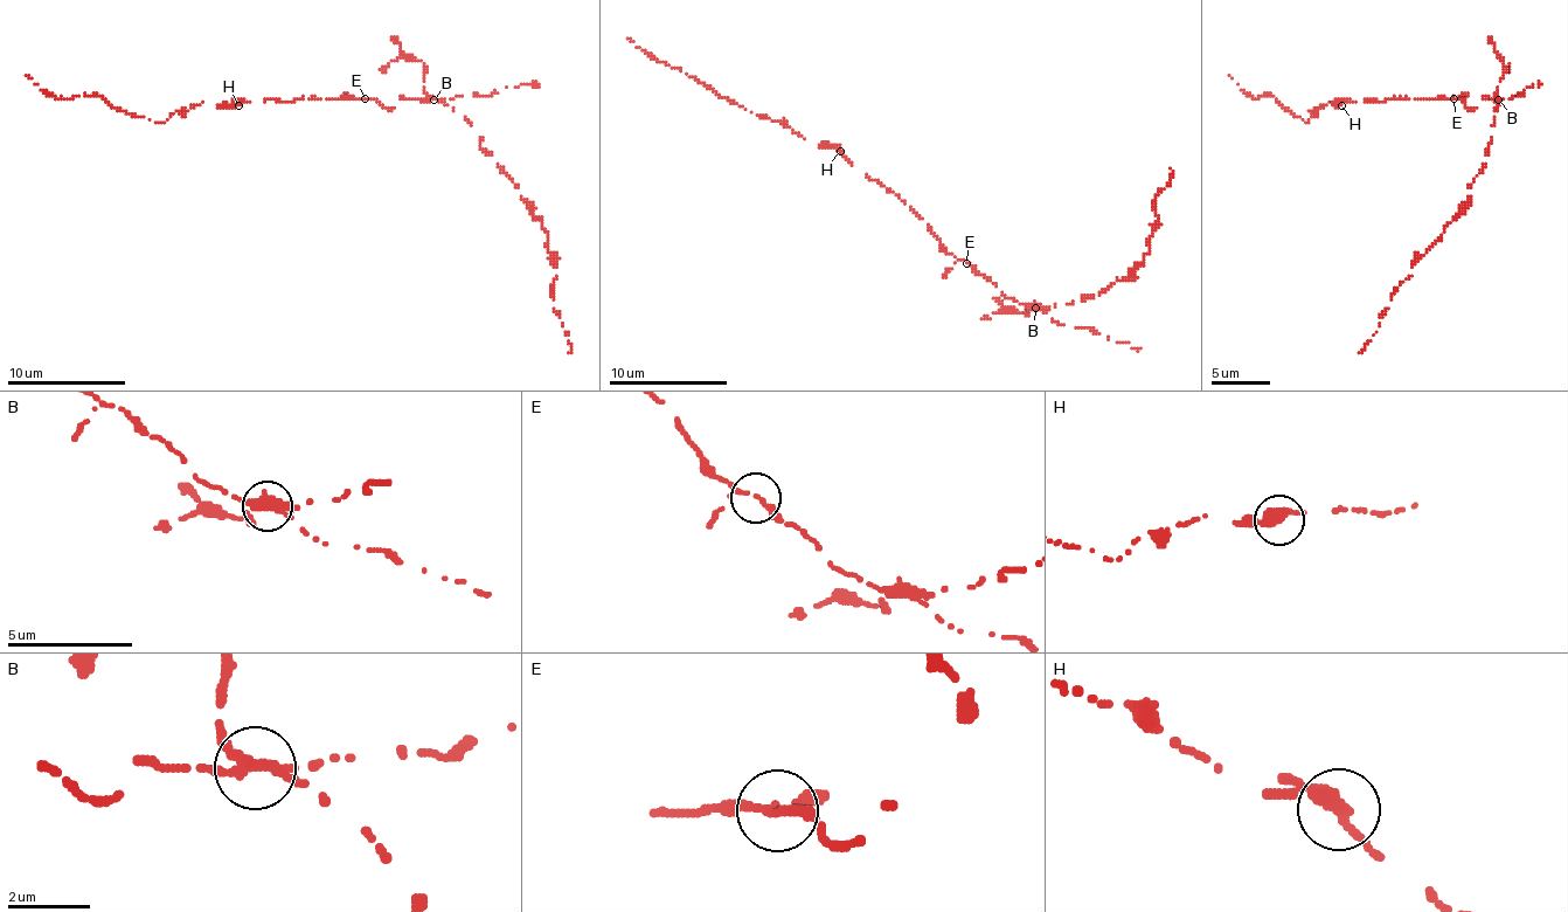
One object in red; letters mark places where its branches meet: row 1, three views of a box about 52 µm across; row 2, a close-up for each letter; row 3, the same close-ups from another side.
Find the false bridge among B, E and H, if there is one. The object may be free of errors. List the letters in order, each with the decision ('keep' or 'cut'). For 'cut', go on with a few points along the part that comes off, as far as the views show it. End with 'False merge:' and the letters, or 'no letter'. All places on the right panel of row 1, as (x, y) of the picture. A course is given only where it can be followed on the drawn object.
B: cut; course (1497, 98), (1485, 164), (1471, 185), (1471, 199), (1412, 267), (1412, 276), (1397, 288), (1373, 334), (1359, 353)
E: keep
H: keep
False merge: B

